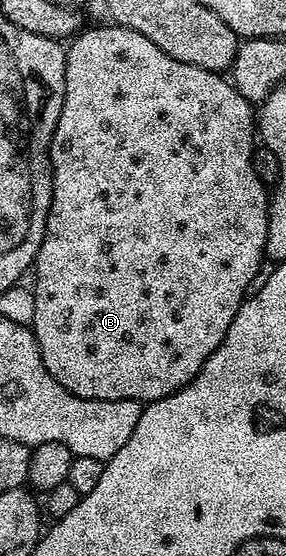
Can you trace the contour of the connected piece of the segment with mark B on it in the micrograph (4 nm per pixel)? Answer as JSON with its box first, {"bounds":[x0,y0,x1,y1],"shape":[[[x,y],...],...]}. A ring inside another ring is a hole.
{"bounds":[31,24,270,404],"shape":[[[107,24],[108,26],[96,26],[93,30],[81,29],[67,43],[66,46],[66,96],[62,100],[62,112],[58,116],[58,124],[54,128],[54,136],[50,144],[50,160],[52,161],[52,199],[50,200],[50,212],[46,220],[46,232],[42,244],[38,248],[38,256],[34,263],[34,275],[36,274],[36,286],[32,290],[34,296],[34,320],[31,324],[31,332],[36,337],[36,346],[40,349],[42,364],[46,371],[54,378],[63,390],[68,390],[74,396],[89,398],[90,400],[114,401],[134,400],[141,404],[156,402],[159,398],[165,398],[180,390],[188,382],[196,377],[206,360],[222,344],[226,336],[226,328],[230,328],[230,320],[238,312],[238,308],[248,297],[257,281],[256,273],[260,270],[260,261],[265,261],[264,245],[266,244],[266,232],[268,231],[268,203],[270,201],[269,187],[254,172],[254,106],[244,99],[235,86],[223,73],[206,68],[198,68],[194,64],[182,64],[182,60],[174,60],[174,56],[166,56],[158,44],[146,40],[146,36],[134,32],[125,26]]]}

